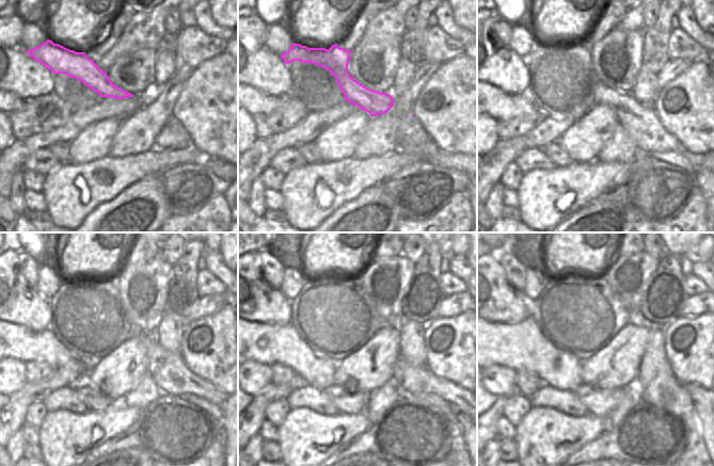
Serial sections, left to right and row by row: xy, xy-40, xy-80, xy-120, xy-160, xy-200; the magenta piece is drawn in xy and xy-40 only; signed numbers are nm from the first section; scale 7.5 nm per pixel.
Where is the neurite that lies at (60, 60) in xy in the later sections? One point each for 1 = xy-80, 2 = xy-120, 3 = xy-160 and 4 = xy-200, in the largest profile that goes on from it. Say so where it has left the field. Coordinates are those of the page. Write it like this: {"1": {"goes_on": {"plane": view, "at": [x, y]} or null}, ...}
{"1": {"goes_on": {"plane": "xy-80", "at": [641, 123]}}, "2": {"goes_on": {"plane": "xy-120", "at": [168, 369]}}, "3": {"goes_on": {"plane": "xy-160", "at": [415, 380]}}, "4": {"goes_on": {"plane": "xy-200", "at": [694, 390]}}}

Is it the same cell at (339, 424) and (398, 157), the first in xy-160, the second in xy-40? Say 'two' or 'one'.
one

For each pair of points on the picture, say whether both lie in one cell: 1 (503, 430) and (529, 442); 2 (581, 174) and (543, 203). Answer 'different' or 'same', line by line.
1: different
2: same

